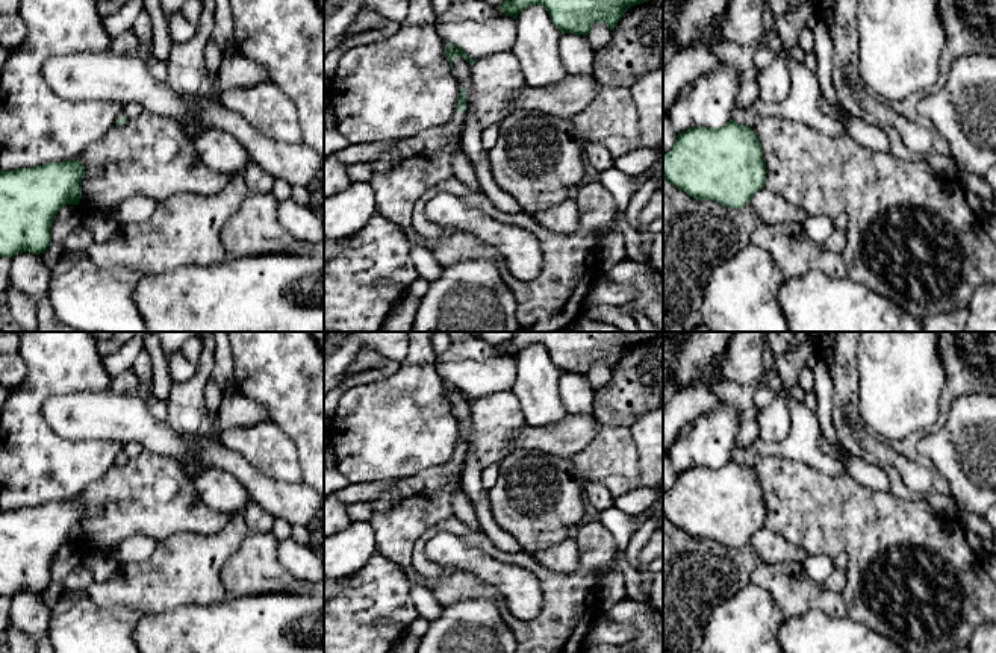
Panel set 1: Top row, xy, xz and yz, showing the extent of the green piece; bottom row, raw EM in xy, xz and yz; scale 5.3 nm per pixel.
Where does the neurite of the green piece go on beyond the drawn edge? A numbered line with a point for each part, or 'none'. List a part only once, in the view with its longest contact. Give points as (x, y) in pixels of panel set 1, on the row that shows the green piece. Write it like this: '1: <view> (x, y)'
1: xz (456, 123)

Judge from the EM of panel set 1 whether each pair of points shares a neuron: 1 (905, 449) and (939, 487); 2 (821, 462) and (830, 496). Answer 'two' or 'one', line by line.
1: one
2: two

